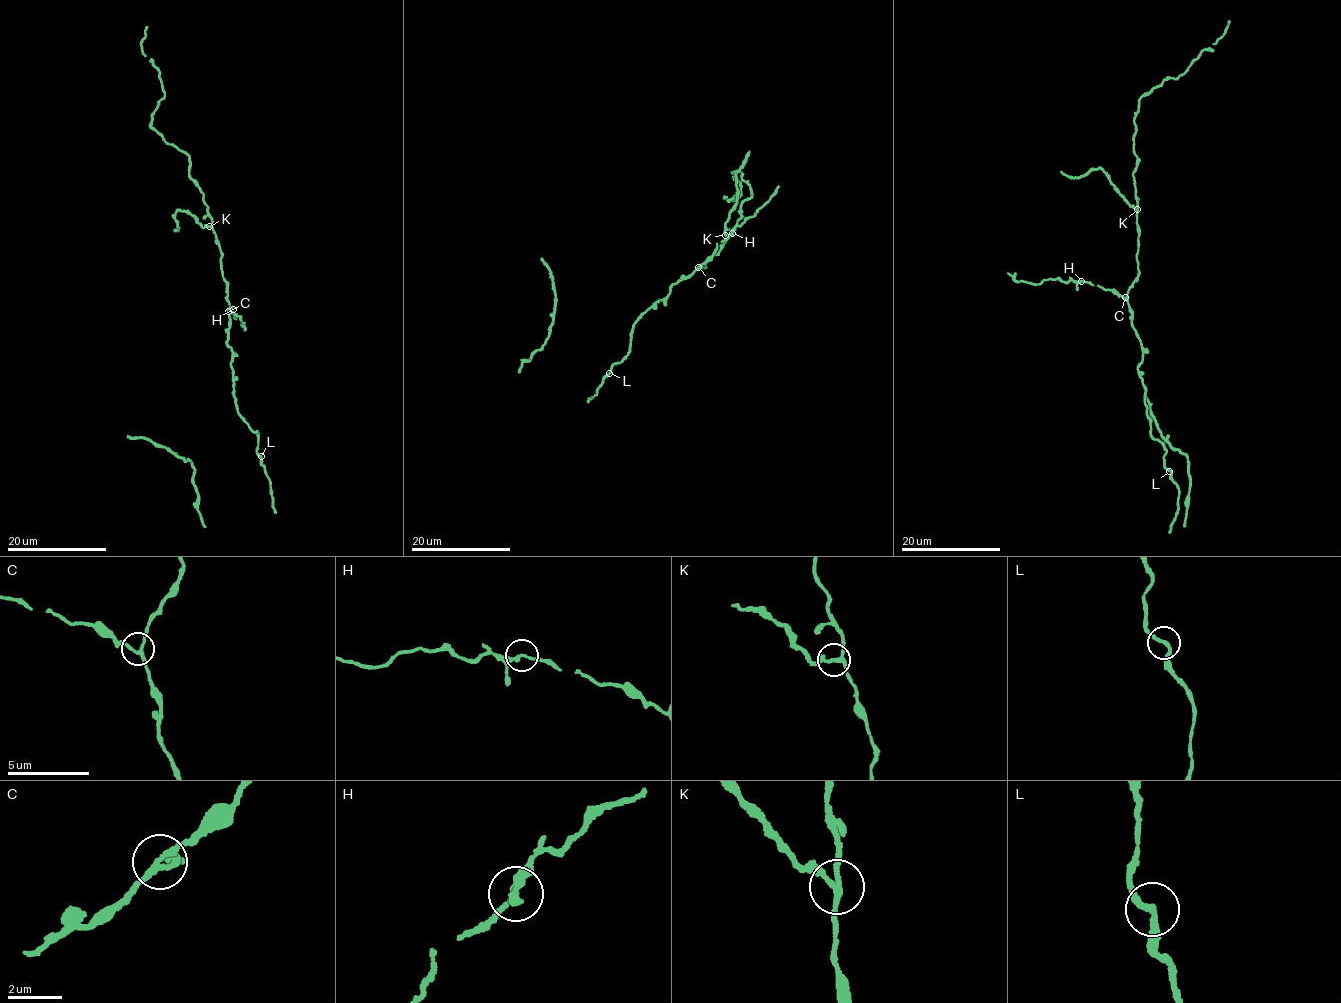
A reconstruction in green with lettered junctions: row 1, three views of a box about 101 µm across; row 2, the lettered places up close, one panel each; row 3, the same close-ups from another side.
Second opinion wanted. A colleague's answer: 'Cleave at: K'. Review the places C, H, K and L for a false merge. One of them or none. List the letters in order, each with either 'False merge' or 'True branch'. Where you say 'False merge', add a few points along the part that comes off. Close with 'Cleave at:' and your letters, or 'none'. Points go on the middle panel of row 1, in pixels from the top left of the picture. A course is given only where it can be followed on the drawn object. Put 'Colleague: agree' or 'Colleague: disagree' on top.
Colleague: agree
C: True branch
H: True branch
K: False merge. Course of the part to remove: (726, 235), (725, 223), (737, 199), (735, 173), (750, 151)
L: True branch
Cleave at: K

